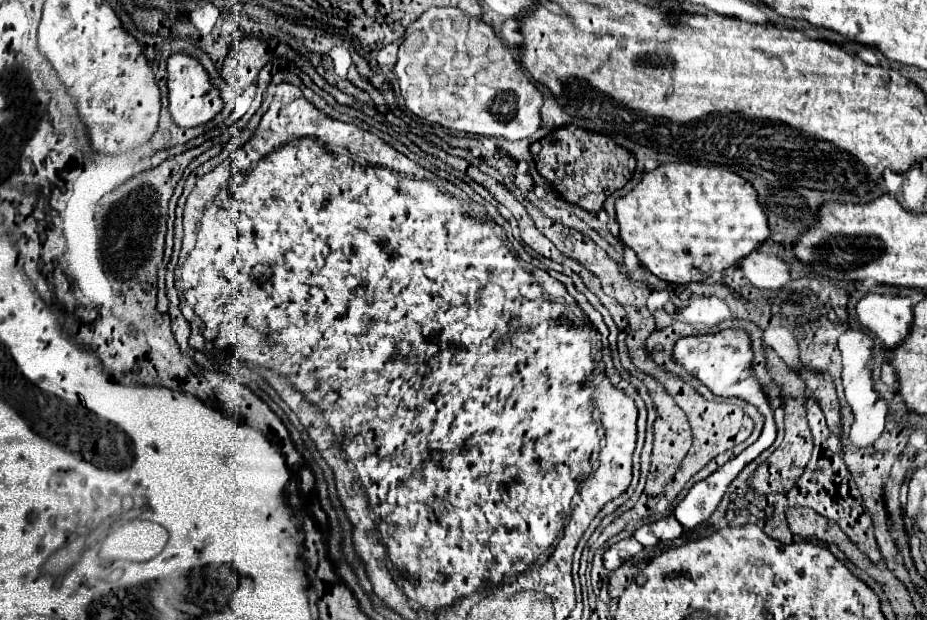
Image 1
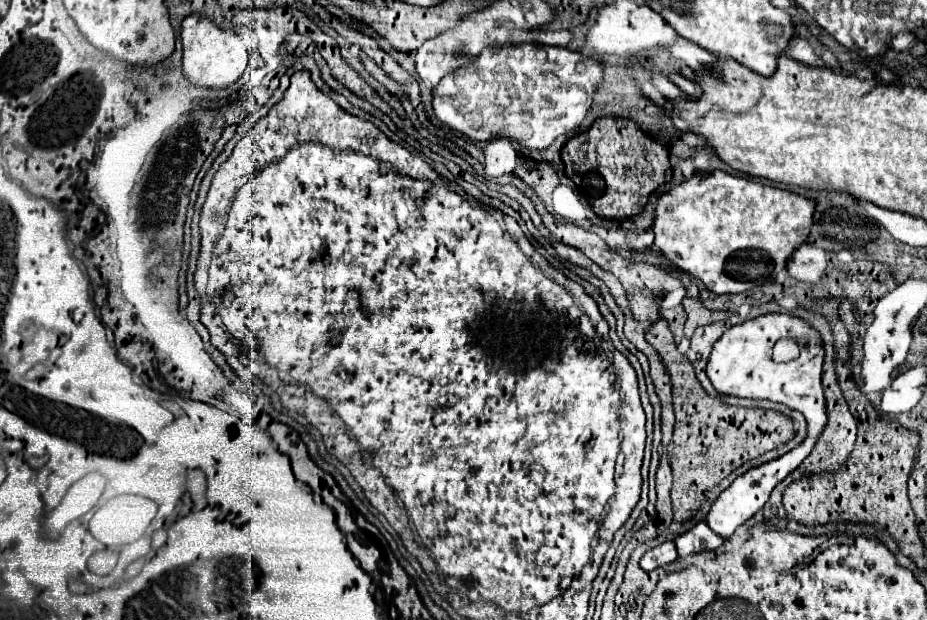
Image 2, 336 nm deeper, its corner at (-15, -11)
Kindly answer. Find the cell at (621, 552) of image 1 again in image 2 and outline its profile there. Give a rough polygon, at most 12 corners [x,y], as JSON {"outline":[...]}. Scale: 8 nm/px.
{"outline":[[674,542],[658,544],[642,556],[640,568],[652,572],[678,558]]}

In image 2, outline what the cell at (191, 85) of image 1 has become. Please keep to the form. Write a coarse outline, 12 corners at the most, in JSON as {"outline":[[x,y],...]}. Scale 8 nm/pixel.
{"outline":[[182,22],[182,72],[192,86],[228,88],[248,66],[232,30]]}

